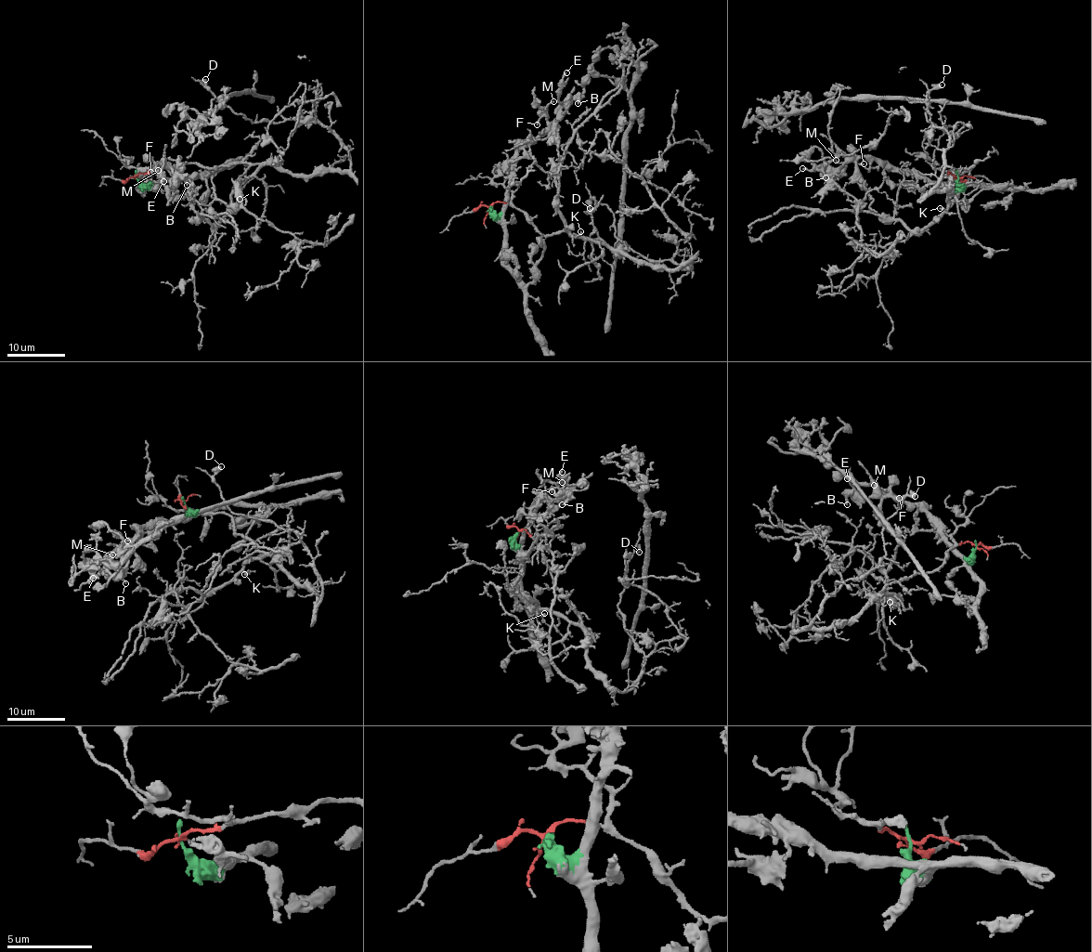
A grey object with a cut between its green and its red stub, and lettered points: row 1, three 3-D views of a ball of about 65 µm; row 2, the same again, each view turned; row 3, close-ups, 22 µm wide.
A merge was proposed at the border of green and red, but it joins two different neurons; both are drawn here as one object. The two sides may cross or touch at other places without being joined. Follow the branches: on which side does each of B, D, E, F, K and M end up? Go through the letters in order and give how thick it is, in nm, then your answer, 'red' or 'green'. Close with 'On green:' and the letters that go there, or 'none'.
B: calibre 240 nm; green
D: calibre 480 nm; red
E: calibre 240 nm; green
F: calibre 240 nm; green
K: calibre 180 nm; red
M: calibre 150 nm; green
On green: B, E, F, M

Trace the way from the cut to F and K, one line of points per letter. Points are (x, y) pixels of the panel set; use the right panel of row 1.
F: (957, 177), (959, 185), (932, 182), (898, 172), (874, 159), (857, 156), (854, 162), (864, 164)
K: (957, 177), (947, 172), (965, 170), (952, 176), (952, 172), (948, 173), (948, 208), (945, 212), (940, 207)

